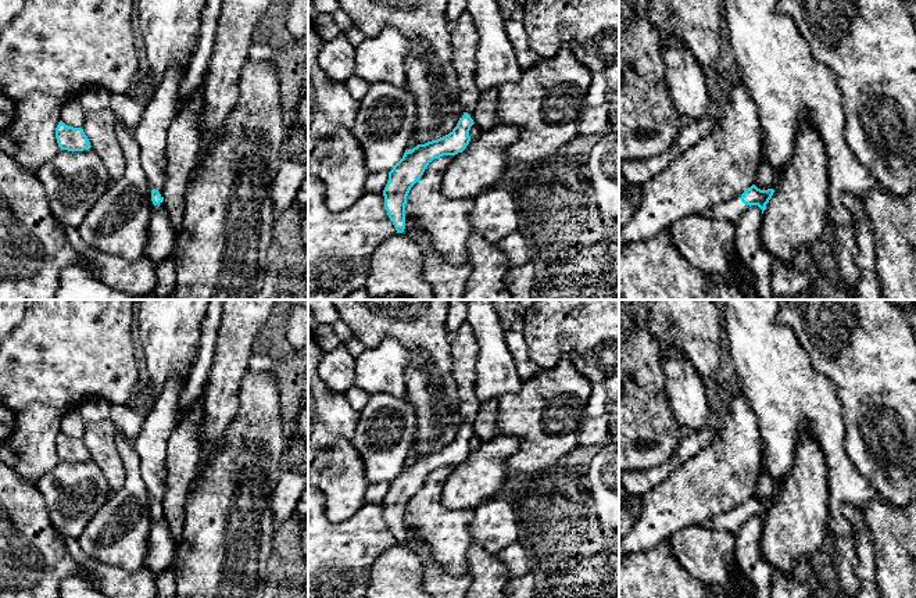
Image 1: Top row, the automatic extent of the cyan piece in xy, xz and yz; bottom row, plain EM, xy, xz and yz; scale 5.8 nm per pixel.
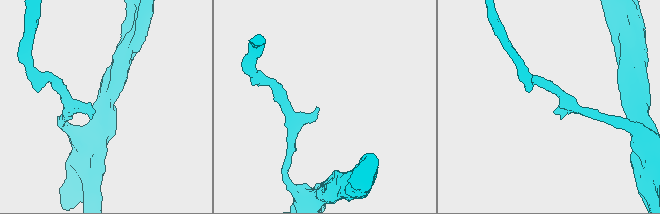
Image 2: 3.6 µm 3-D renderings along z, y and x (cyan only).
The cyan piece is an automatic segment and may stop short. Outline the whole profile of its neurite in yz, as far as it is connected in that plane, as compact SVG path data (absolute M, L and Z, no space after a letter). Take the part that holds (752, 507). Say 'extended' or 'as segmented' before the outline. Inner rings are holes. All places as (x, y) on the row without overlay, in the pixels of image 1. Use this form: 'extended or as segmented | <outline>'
extended | M752 495L744 504L727 512L719 513L712 519L699 523L699 526L716 531L729 531L736 536L751 516L758 516L763 524L773 504L773 499L761 501Z

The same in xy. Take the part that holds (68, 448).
as segmented | M62 432L56 438L56 450L61 461L83 462L92 458L82 438L68 437Z

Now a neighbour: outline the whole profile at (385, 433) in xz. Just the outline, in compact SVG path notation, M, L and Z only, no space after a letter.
M369 395L350 441L364 461L371 484L390 483L402 469L415 433L416 411L405 398Z

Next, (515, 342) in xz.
M520 329L507 330L505 344L514 358L516 370L523 382L532 379L540 372L538 366L536 366L527 355L527 344Z

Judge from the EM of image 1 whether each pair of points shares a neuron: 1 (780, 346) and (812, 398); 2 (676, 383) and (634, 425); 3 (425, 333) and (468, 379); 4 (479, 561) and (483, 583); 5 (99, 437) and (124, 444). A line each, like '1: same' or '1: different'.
1: same
2: different
3: different
4: same
5: different

